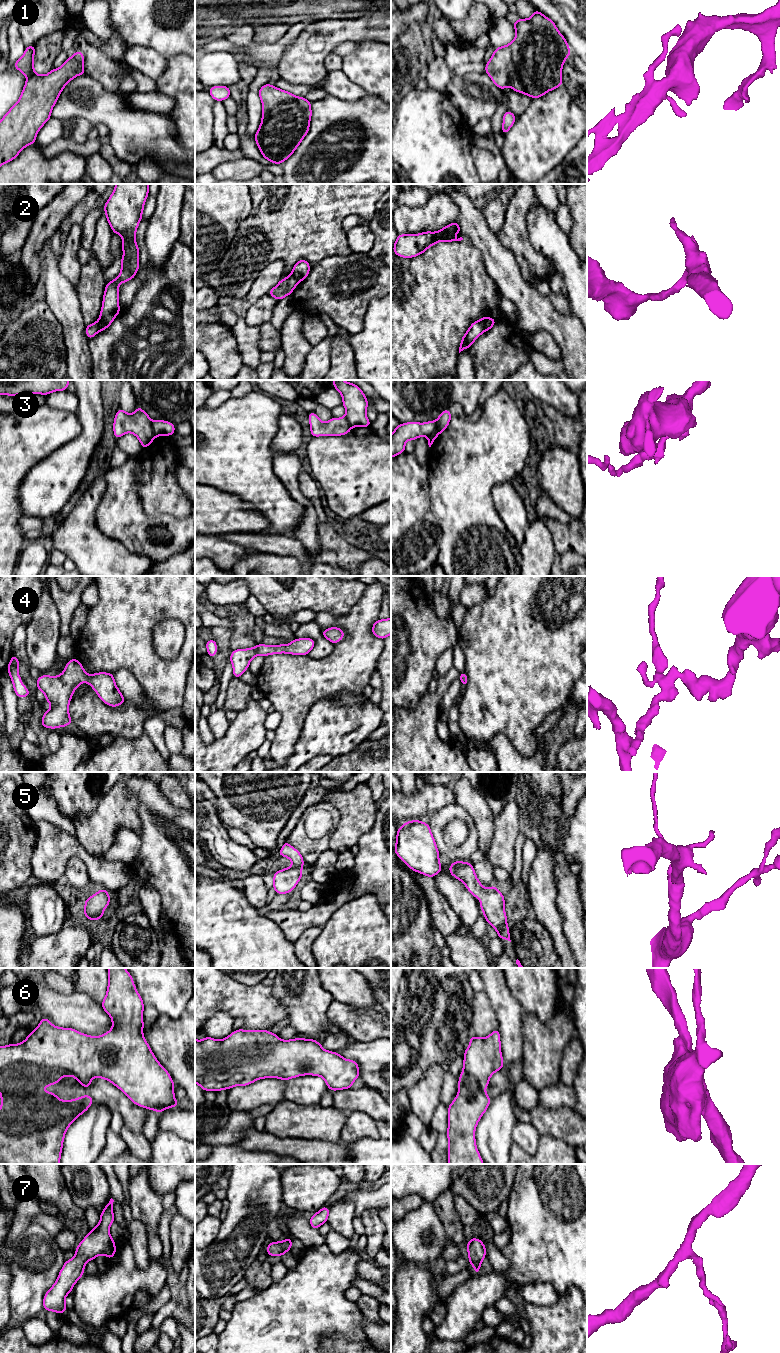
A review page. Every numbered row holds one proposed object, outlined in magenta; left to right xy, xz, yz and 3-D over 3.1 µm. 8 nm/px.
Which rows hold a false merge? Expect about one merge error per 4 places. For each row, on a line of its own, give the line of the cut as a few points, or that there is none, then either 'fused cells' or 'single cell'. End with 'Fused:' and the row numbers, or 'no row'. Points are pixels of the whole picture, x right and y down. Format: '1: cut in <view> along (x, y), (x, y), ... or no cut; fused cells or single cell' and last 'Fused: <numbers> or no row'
1: no cut; single cell
2: cut in yz along (487, 318), (484, 323), (484, 330); fused cells
3: cut in yz along (435, 421), (435, 431), (428, 438); fused cells
4: no cut; single cell
5: no cut; single cell
6: no cut; single cell
7: no cut; single cell
Fused: 2, 3

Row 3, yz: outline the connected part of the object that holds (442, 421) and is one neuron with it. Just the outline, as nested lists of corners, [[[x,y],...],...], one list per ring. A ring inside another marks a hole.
[[[445,409],[435,421],[437,424],[435,432],[428,438],[428,445],[431,447],[436,437],[443,432],[449,425],[452,416],[449,409]]]

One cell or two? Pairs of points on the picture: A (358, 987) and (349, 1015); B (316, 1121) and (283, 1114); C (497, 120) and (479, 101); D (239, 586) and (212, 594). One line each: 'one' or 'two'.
A: two
B: one
C: two
D: one

